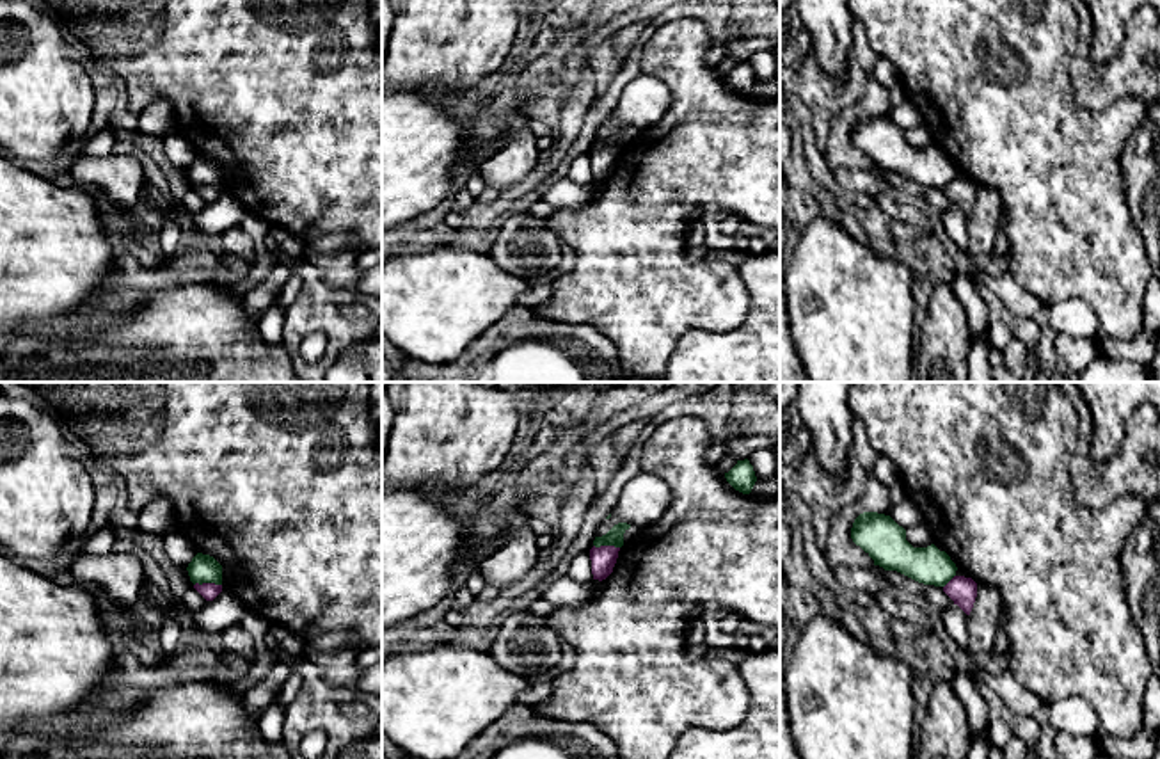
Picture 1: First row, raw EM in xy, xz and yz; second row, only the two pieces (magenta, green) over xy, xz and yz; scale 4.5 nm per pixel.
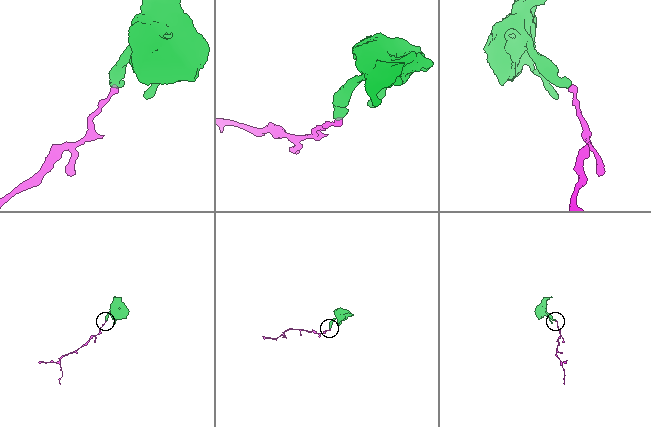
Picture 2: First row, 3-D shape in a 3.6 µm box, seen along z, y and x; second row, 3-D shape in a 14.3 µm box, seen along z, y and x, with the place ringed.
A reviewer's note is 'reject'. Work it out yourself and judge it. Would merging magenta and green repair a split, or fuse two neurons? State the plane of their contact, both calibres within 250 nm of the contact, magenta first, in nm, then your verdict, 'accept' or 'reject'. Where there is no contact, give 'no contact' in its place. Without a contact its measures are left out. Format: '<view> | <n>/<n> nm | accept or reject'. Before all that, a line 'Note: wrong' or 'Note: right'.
Note: right
xy | 80/130 nm | reject

